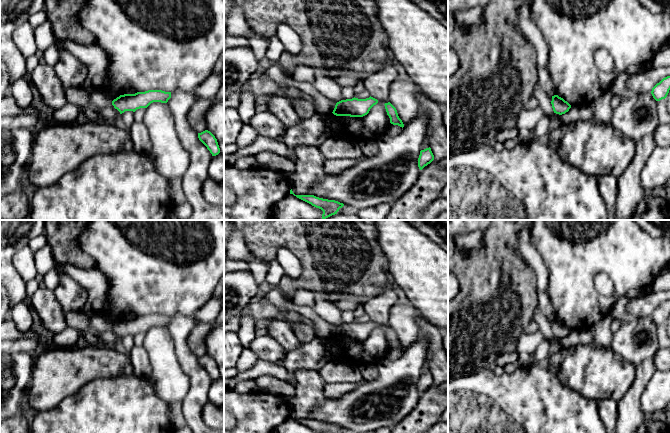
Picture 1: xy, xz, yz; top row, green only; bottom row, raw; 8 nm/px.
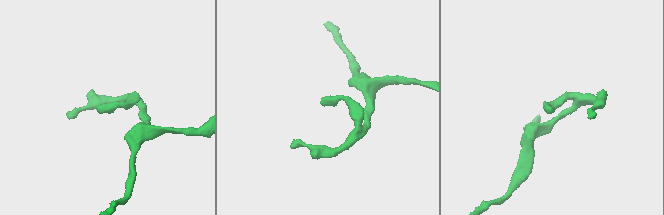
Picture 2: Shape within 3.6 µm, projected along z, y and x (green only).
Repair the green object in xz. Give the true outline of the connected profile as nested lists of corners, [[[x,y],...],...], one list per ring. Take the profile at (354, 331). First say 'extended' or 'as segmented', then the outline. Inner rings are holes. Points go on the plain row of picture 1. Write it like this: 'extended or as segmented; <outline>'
as segmented; [[[369,321],[366,323],[346,323],[336,327],[333,338],[336,340],[363,341],[367,339],[370,333],[378,327],[378,324]]]

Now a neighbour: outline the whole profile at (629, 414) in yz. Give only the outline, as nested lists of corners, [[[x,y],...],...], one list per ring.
[[[654,357],[644,360],[636,367],[631,388],[617,402],[616,433],[637,433],[638,428],[646,417],[641,410],[640,397],[646,384],[656,371]]]

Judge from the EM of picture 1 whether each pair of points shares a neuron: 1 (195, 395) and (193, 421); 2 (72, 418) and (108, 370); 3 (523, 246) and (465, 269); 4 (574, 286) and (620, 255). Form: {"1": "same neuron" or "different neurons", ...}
{"1": "same neuron", "2": "different neurons", "3": "different neurons", "4": "same neuron"}

